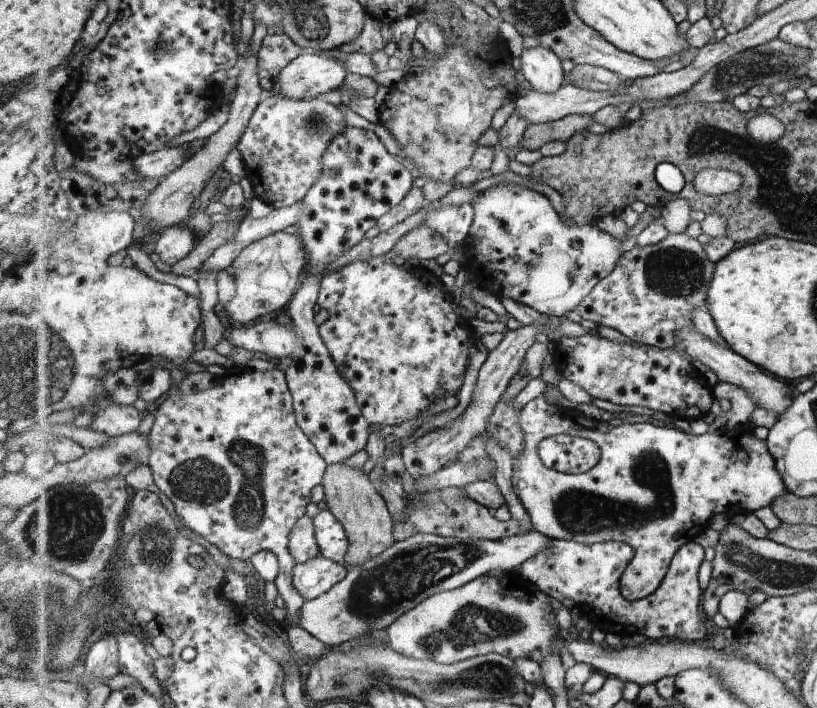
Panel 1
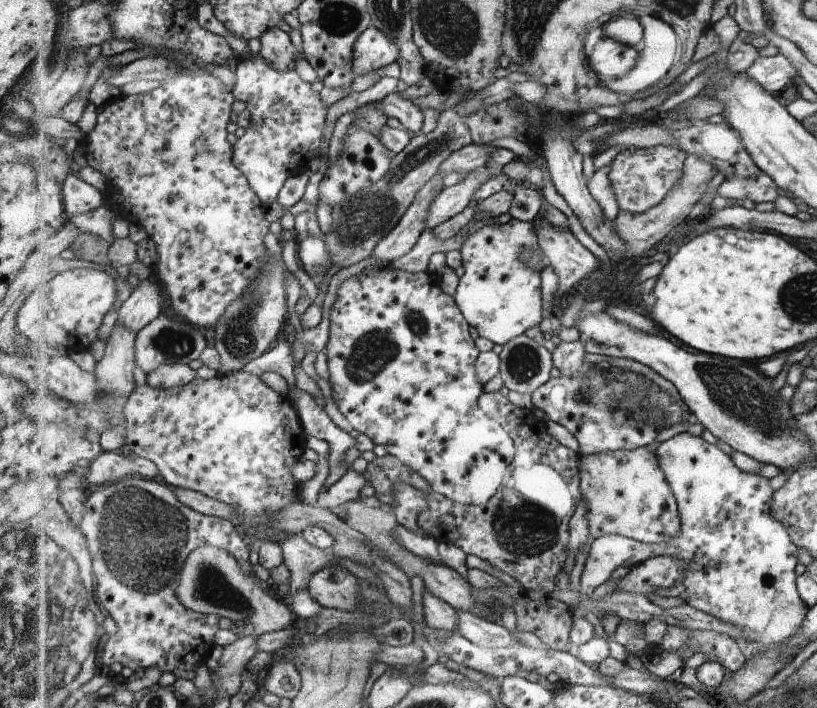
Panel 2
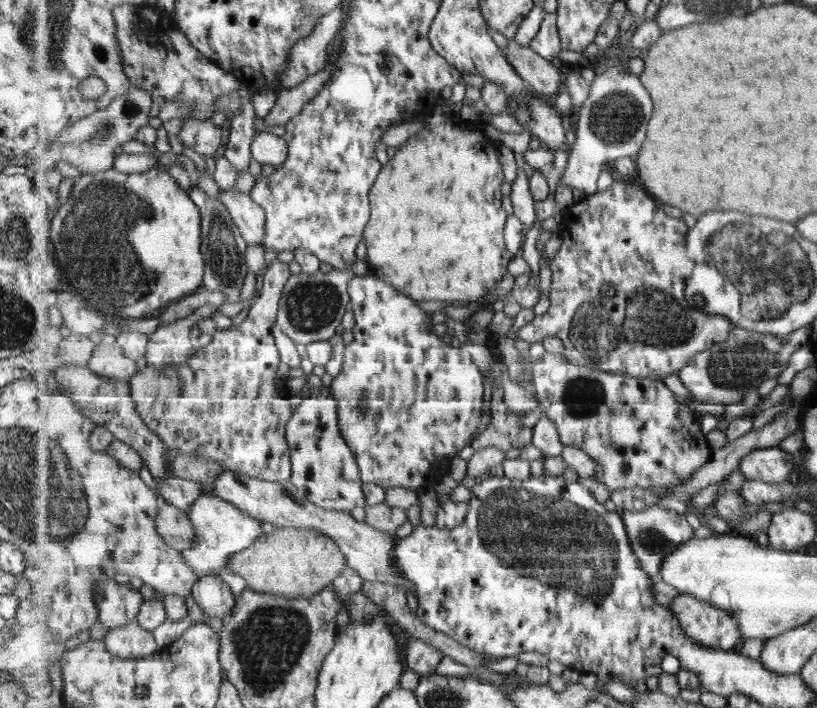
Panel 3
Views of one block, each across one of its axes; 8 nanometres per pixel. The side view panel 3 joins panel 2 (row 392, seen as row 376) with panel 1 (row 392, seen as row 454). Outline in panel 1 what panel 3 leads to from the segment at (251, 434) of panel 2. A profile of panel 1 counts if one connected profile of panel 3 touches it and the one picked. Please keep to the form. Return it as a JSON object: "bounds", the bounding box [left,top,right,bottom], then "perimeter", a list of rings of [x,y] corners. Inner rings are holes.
{"bounds":[150,367,328,626],"perimeter":[[[278,367],[270,371],[260,372],[257,370],[237,370],[231,374],[228,372],[219,380],[219,385],[214,386],[206,391],[195,394],[180,394],[177,387],[174,387],[168,396],[157,404],[155,413],[155,424],[150,433],[152,442],[152,453],[150,456],[150,467],[156,480],[156,486],[161,490],[175,506],[179,518],[183,525],[189,528],[194,534],[201,536],[209,543],[214,544],[221,552],[230,558],[239,560],[251,559],[261,551],[274,552],[279,559],[280,569],[279,576],[276,578],[276,585],[279,589],[280,596],[286,603],[286,626],[300,626],[300,615],[306,603],[306,598],[295,588],[293,584],[292,570],[296,566],[296,560],[290,551],[290,536],[300,522],[301,517],[307,514],[307,506],[311,504],[311,494],[313,488],[323,484],[325,473],[328,471],[328,462],[321,456],[317,450],[316,444],[305,434],[305,431],[298,423],[298,418],[293,408],[293,396],[287,386],[285,371],[279,370]]]}

